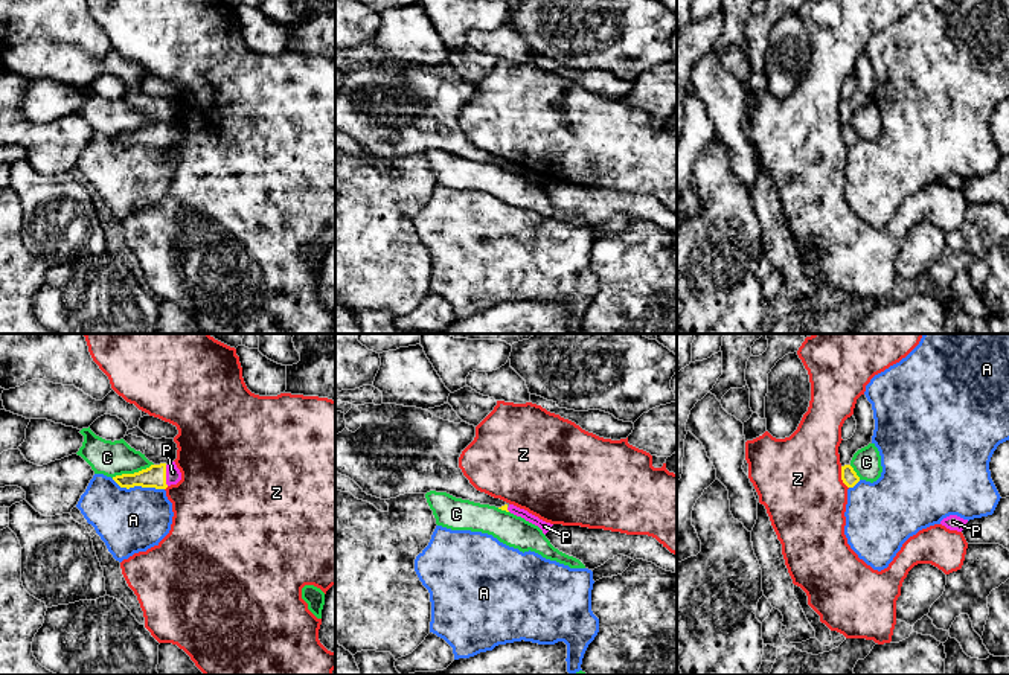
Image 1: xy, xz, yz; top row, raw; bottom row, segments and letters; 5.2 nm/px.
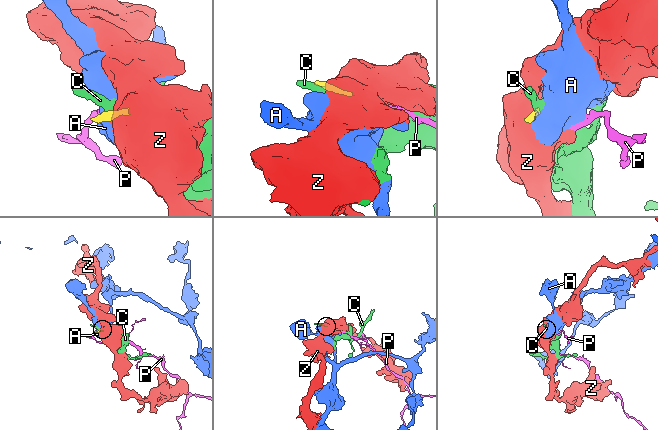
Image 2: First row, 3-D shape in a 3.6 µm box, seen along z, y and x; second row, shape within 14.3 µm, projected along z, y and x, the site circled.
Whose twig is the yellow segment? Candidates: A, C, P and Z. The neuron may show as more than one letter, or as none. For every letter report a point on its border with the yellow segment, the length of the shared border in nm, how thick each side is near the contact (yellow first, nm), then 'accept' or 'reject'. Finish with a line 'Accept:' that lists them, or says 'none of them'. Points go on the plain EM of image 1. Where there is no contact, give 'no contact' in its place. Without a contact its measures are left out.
A: meets yellow in xy at (137, 143); contact 280 nm long; 120 nm thick on the yellow side, 340 nm on the other; reject
C: meets yellow in xy at (131, 133); contact 240 nm long; 120 nm thick on the yellow side, 180 nm on the other; reject
P: meets yellow in xy at (165, 134); contact 110 nm long; 120 nm thick on the yellow side, 80 nm on the other; accept
Z: meets yellow in yz at (842, 136); contact 130 nm long; 90 nm thick on the yellow side, 460 nm on the other; reject
Accept: P

